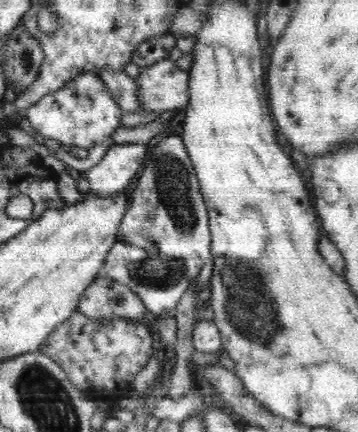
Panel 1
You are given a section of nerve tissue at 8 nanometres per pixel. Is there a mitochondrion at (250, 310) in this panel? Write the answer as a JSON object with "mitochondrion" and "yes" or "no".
{"mitochondrion":"yes"}

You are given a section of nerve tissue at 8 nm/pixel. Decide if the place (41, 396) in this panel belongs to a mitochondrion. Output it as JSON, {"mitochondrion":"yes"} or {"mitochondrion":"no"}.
{"mitochondrion":"yes"}

